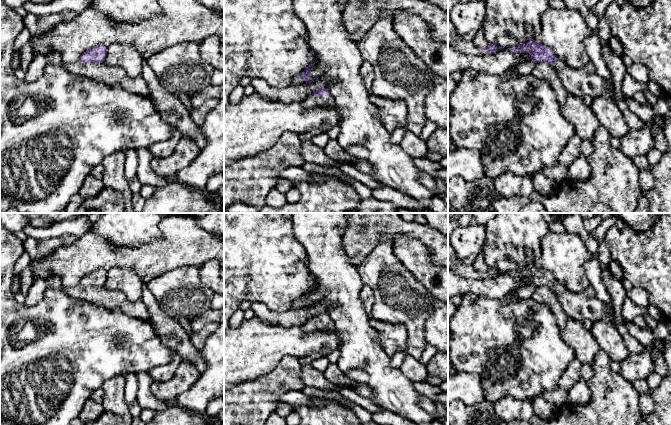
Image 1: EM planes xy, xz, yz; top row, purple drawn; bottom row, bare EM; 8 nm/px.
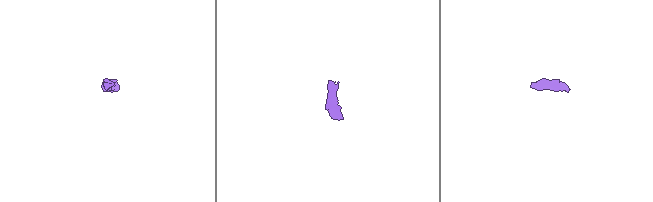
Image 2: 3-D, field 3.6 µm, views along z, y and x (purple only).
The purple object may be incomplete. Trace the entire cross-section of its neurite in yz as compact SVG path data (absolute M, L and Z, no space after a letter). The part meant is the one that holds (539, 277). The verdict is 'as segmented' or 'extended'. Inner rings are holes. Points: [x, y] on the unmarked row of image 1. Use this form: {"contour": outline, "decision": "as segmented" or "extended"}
{"contour": "M534 263L529 264L521 271L509 272L507 274L513 277L529 277L531 284L535 287L545 286L550 288L557 296L569 318L581 322L585 320L597 322L608 319L615 324L614 310L597 298L592 286L589 286L584 291L573 293L564 285L558 283L549 271L538 268Z", "decision": "extended"}

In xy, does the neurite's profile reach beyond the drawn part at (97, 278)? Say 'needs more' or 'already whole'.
already whole

